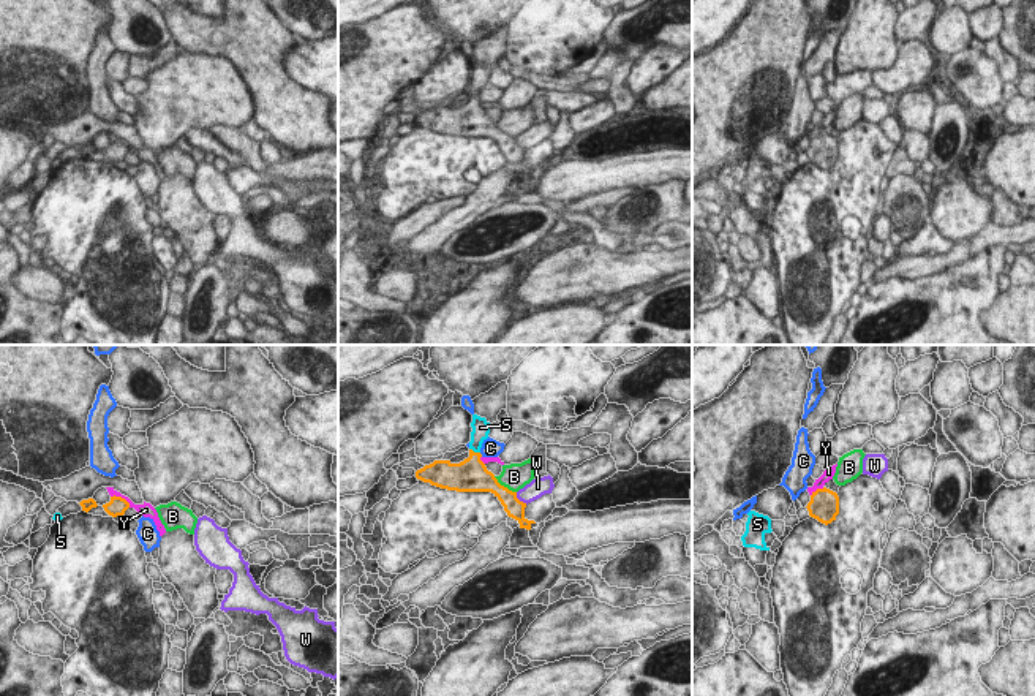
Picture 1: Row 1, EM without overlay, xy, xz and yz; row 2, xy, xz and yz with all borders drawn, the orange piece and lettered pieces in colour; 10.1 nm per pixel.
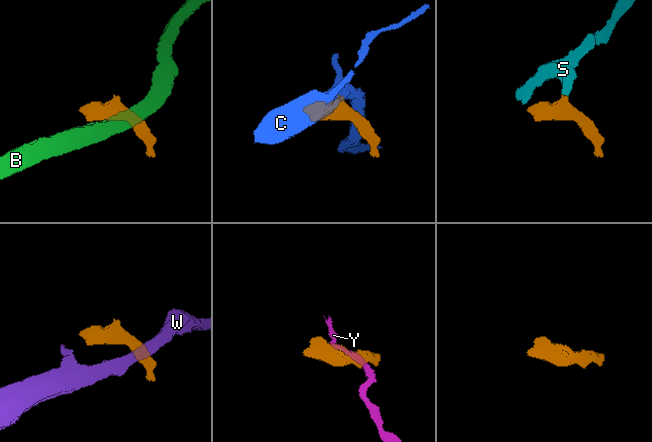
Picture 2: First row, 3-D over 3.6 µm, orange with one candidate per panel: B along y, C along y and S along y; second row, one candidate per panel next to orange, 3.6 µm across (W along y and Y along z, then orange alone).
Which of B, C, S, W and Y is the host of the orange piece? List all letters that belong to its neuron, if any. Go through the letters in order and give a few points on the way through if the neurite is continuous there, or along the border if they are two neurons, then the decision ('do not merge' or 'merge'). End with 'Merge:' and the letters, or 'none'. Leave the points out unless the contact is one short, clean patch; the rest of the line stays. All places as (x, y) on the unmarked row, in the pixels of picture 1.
B: do not merge
C: along xz (479, 98), (482, 102) | do not merge
S: across xz (471, 121), (473, 97), (481, 75) | merge
W: along xz (515, 138), (526, 149) | do not merge
Y: along xy (111, 141), (120, 141), (130, 152) | do not merge
Merge: S

